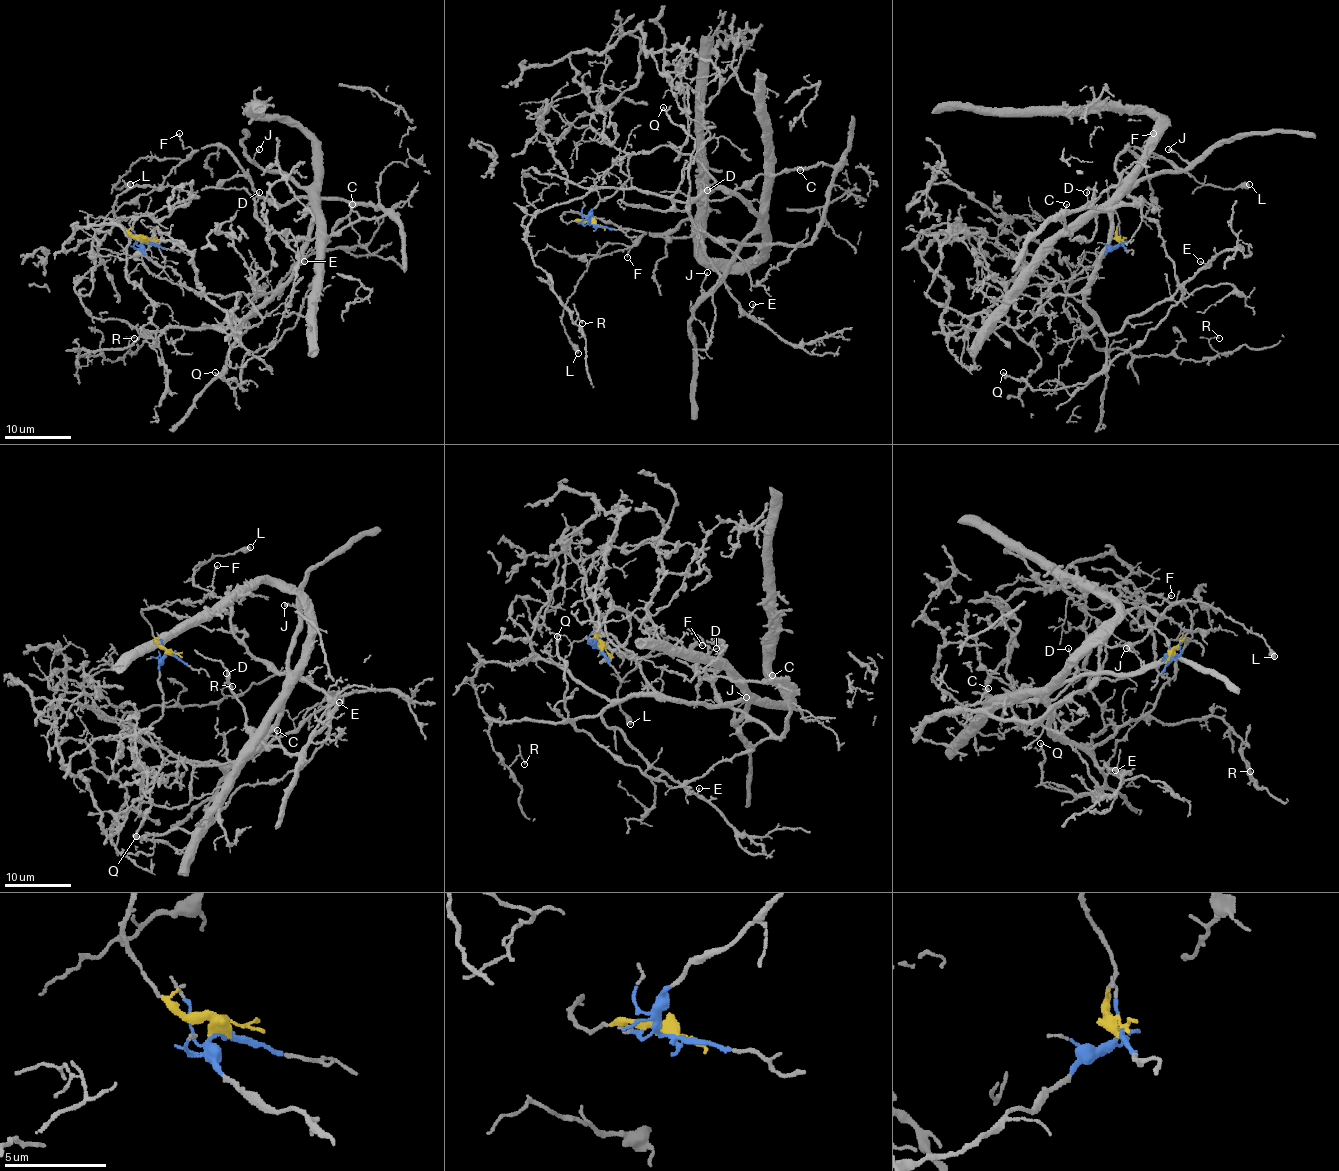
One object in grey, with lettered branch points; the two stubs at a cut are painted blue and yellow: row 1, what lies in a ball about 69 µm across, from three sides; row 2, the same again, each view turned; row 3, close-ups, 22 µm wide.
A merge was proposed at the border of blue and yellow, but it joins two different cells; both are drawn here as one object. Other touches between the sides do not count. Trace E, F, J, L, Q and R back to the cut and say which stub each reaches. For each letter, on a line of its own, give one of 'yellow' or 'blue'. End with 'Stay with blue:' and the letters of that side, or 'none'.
E: blue
F: yellow
J: blue
L: yellow
Q: yellow
R: blue
Stay with blue: E, J, R

